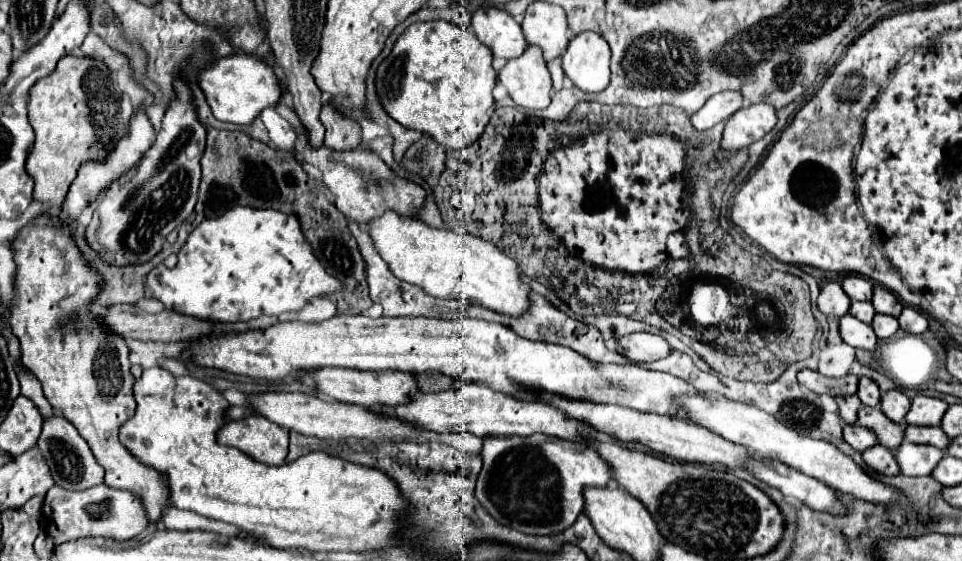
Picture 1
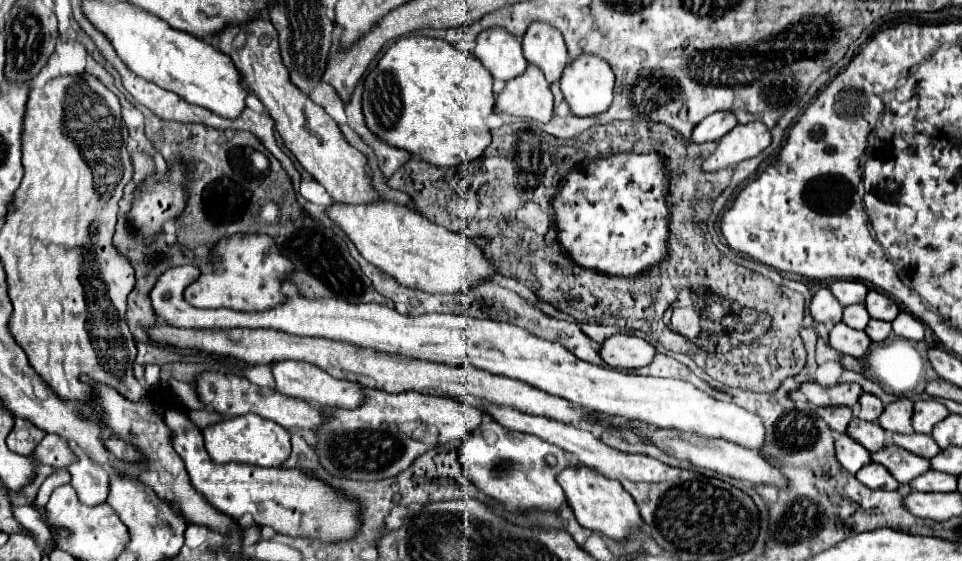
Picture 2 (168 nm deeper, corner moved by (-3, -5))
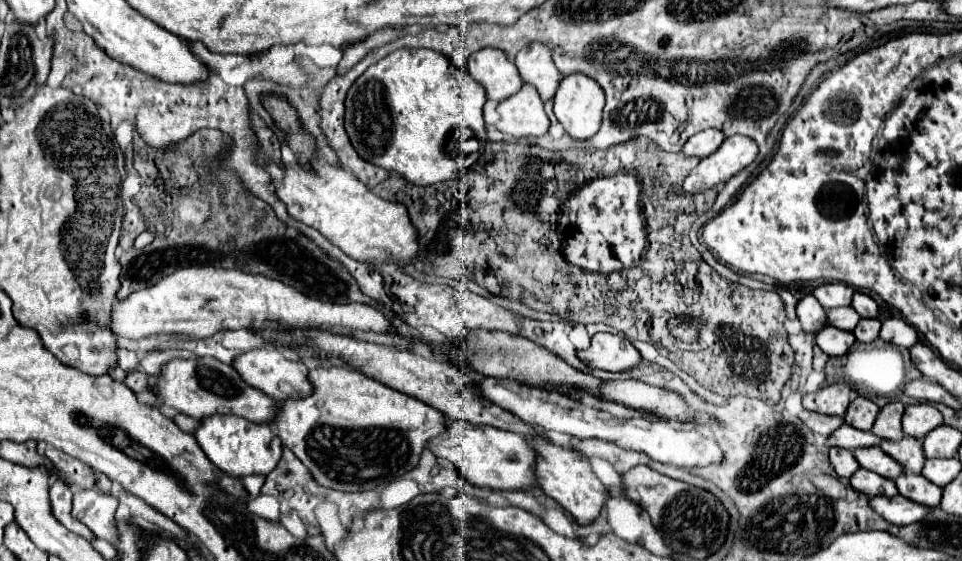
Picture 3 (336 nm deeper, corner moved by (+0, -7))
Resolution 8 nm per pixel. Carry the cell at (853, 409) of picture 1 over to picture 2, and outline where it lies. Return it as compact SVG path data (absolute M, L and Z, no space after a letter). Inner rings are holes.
M816 407L816 413L826 421L826 425L838 433L844 433L850 419L852 409L850 407Z

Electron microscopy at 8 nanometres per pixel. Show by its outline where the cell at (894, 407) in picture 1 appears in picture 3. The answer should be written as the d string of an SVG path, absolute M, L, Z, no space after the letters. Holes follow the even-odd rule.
M893 401L893 403L887 403L875 423L873 423L873 433L879 435L881 439L891 439L891 441L897 441L897 439L903 439L903 427L901 427L901 415L903 415L903 409L905 405L899 403L899 401Z

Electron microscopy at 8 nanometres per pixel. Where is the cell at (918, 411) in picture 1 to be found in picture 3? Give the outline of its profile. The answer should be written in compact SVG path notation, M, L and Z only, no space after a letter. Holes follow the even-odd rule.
M915 403L905 407L905 413L903 413L905 435L921 439L941 423L943 423L943 415L931 403Z

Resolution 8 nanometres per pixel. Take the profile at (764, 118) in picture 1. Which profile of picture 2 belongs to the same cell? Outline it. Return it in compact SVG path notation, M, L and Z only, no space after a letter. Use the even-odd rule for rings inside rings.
M754 121L752 125L736 125L732 133L726 133L716 151L702 163L706 173L724 167L736 167L740 161L760 155L770 145L770 131L764 123Z

